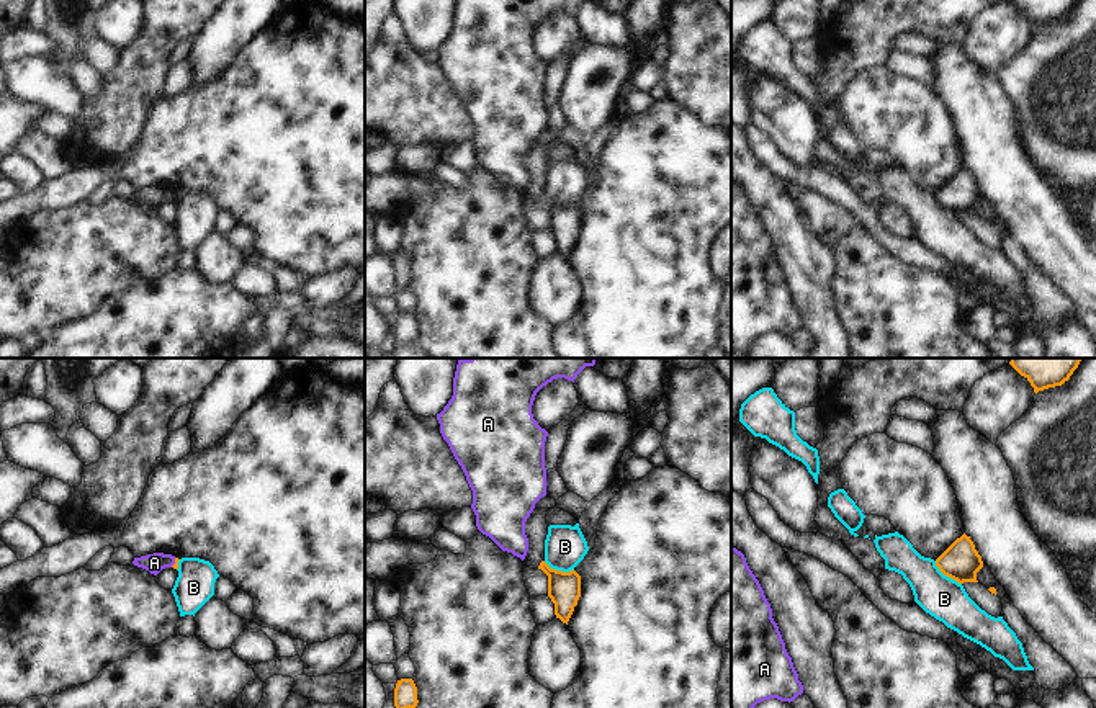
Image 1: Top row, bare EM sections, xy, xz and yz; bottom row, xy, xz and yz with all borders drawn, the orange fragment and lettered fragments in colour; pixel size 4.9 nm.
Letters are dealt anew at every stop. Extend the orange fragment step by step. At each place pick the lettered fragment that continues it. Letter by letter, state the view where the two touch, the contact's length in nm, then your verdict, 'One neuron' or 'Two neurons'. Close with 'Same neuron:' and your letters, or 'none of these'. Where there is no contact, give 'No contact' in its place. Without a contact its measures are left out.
A: Touches orange in xy. Shared border 50 nm. Two neurons
B: Touches orange in yz. Shared border 180 nm. Two neurons
Same neuron: none of these.

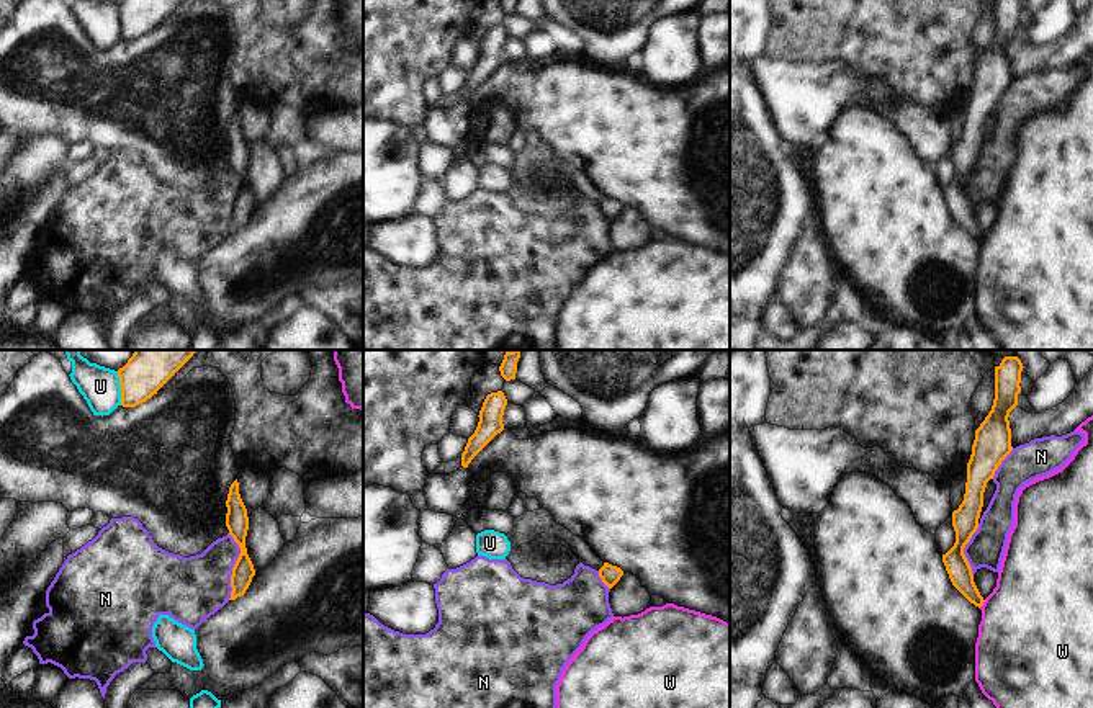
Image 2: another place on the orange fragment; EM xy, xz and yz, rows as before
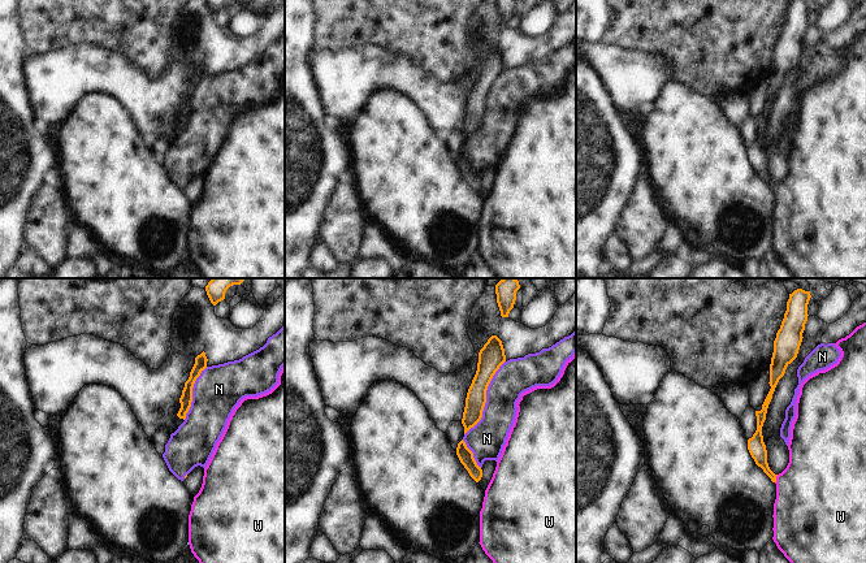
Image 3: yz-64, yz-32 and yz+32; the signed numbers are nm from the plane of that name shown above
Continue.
N: Touches orange in xy. Shared border 320 nm. Two neurons
U: Touches orange in xy. Shared border 170 nm. Two neurons
W: Touches orange in yz. Shared border 50 nm. One neuron
Same neuron: W.

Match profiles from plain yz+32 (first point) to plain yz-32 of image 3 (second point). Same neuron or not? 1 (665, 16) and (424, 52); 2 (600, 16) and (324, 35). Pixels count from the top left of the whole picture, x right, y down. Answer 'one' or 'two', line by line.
1: one
2: two

